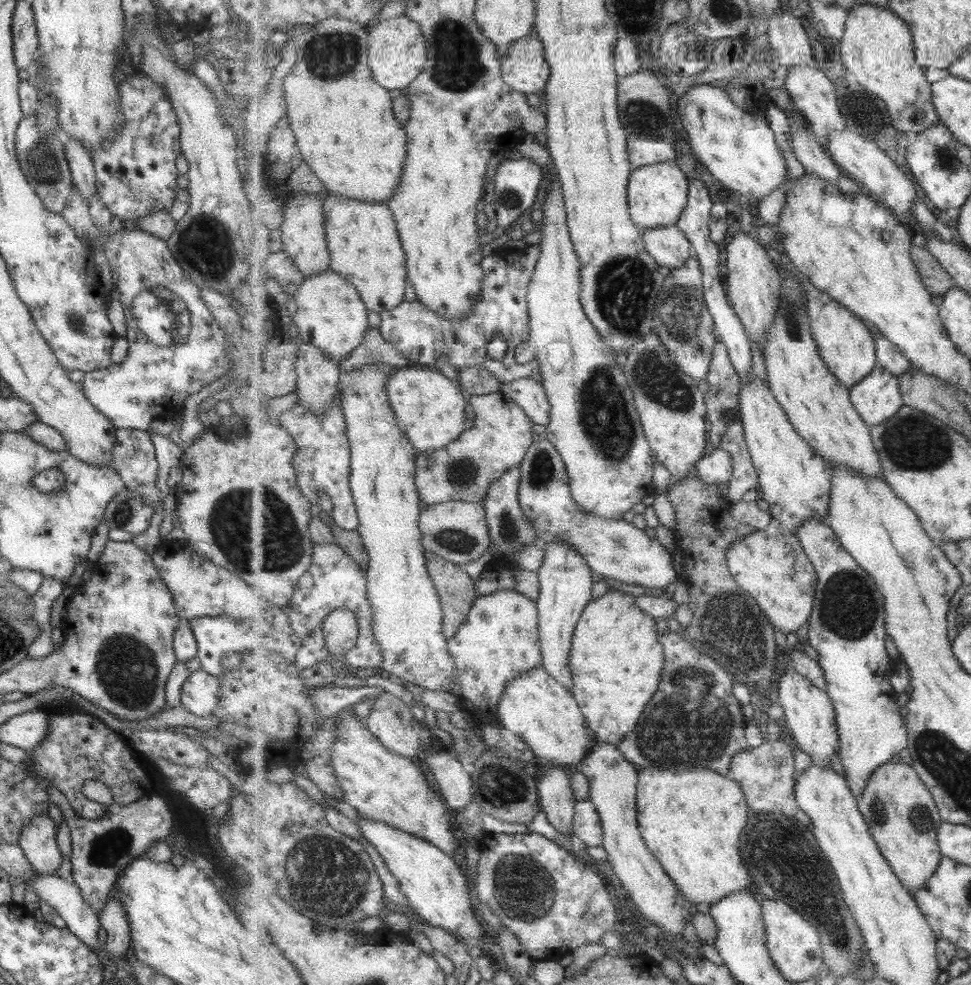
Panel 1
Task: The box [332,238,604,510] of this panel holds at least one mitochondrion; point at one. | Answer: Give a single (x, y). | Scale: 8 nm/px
(462, 472)

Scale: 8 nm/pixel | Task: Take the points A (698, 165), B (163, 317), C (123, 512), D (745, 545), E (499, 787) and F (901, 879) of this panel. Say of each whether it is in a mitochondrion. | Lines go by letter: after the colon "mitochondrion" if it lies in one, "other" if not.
A: other
B: mitochondrion
C: mitochondrion
D: other
E: mitochondrion
F: other

